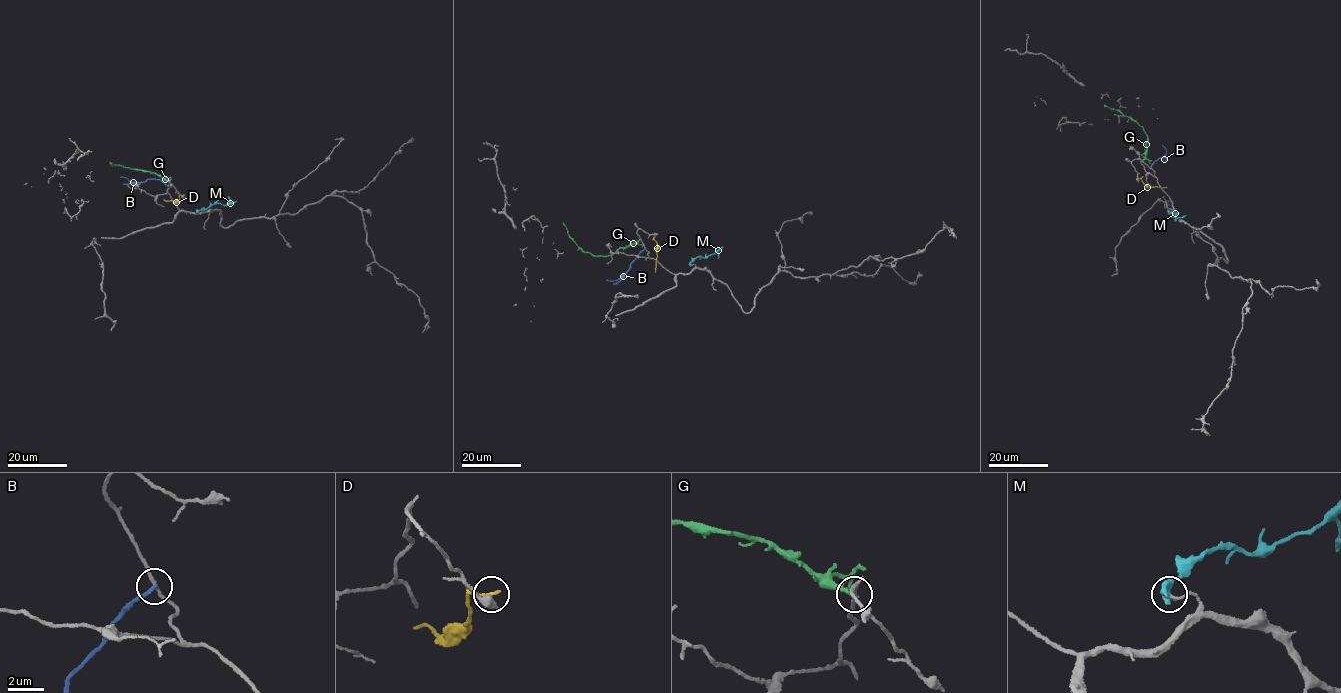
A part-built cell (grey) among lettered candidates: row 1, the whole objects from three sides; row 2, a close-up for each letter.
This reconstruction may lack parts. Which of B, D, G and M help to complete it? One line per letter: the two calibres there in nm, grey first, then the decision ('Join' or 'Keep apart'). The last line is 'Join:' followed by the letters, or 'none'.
B: Thickness 170 nm (grey) against 220 nm. Keep apart
D: Thickness 500 nm (grey) against 190 nm. Keep apart
G: Thickness 180 nm (grey) against 280 nm. Keep apart
M: Thickness 150 nm (grey) against 550 nm. Keep apart
Join: none

